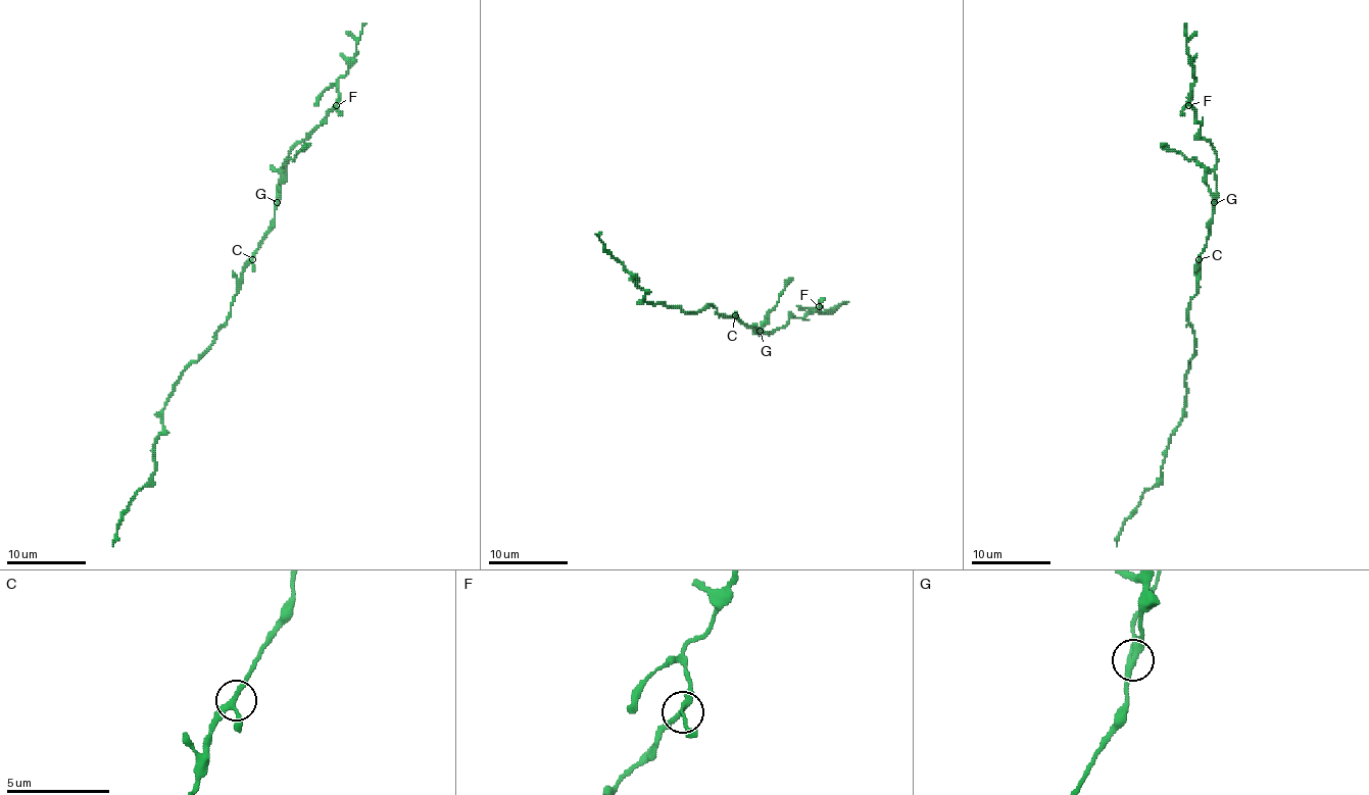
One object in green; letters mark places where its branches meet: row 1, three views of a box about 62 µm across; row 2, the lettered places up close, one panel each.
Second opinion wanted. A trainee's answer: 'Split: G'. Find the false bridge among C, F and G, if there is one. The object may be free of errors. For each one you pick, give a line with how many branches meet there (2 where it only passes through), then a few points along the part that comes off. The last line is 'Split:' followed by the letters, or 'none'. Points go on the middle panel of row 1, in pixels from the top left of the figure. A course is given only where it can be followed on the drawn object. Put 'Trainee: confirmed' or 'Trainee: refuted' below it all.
G: 3 | (759, 332), (792, 278)
Split: G
Trainee: confirmed

